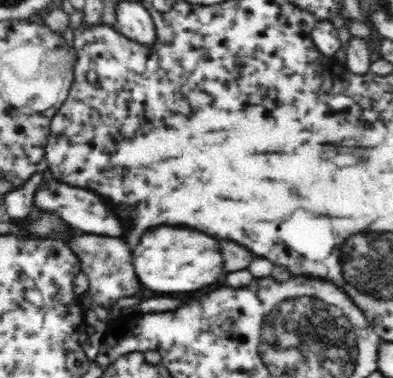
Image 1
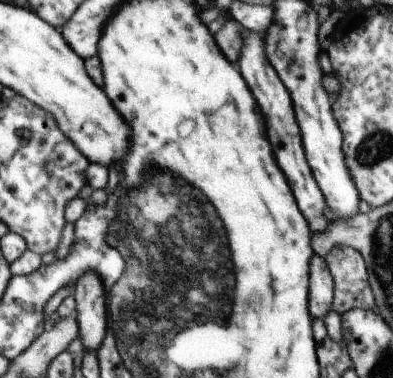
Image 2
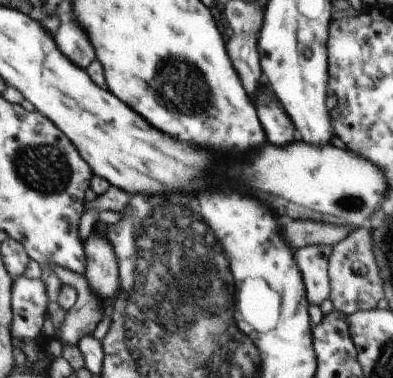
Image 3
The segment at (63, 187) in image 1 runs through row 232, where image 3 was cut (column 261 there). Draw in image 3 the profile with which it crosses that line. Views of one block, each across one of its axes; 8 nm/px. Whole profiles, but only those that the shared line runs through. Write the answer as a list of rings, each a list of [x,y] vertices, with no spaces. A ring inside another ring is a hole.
[[[261,84],[261,90],[257,92],[257,110],[261,110],[261,122],[265,122],[265,134],[269,134],[271,144],[283,146],[287,144],[287,140],[295,140],[297,132],[295,126],[291,122],[291,118],[287,114],[283,114],[283,106],[279,104],[279,100],[271,94],[271,90],[265,90],[265,84]]]

